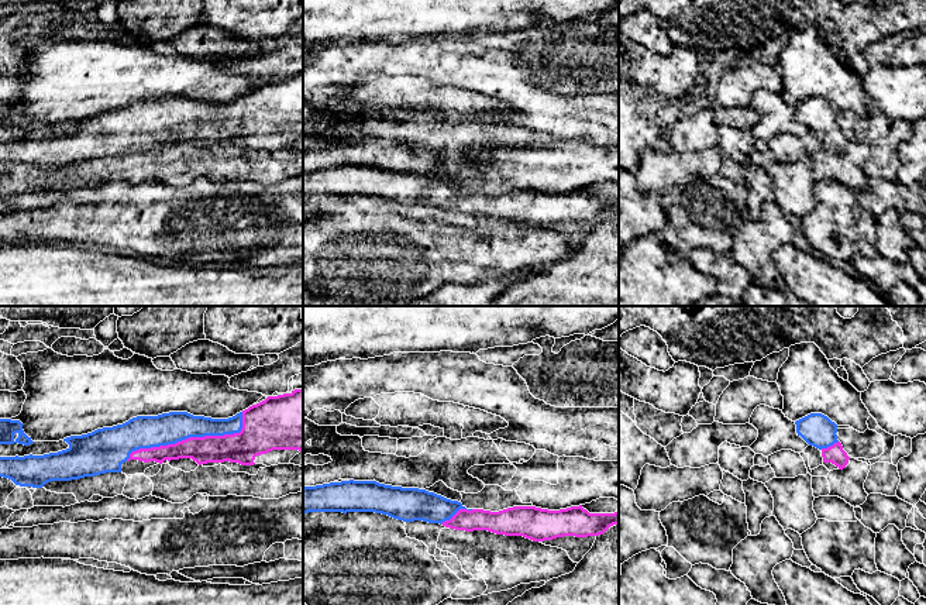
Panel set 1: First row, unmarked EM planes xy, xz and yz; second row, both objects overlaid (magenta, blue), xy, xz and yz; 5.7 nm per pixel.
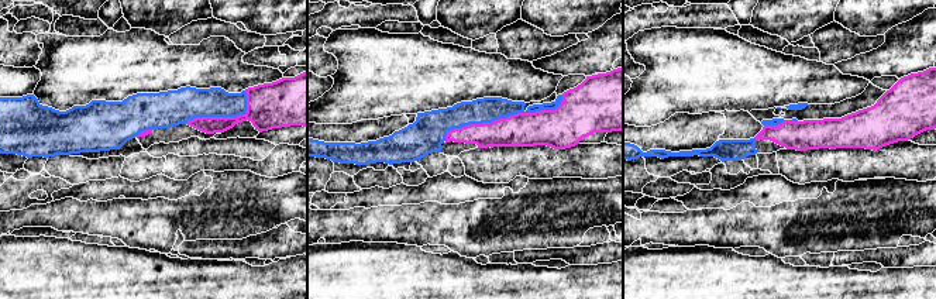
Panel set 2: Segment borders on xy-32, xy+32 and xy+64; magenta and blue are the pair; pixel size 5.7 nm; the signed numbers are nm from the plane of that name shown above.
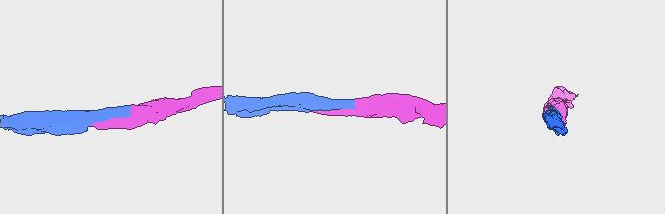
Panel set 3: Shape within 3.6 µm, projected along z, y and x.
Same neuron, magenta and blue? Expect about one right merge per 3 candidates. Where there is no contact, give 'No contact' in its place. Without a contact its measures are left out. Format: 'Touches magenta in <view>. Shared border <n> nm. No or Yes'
Touches magenta in xy. Shared border 750 nm. Yes

